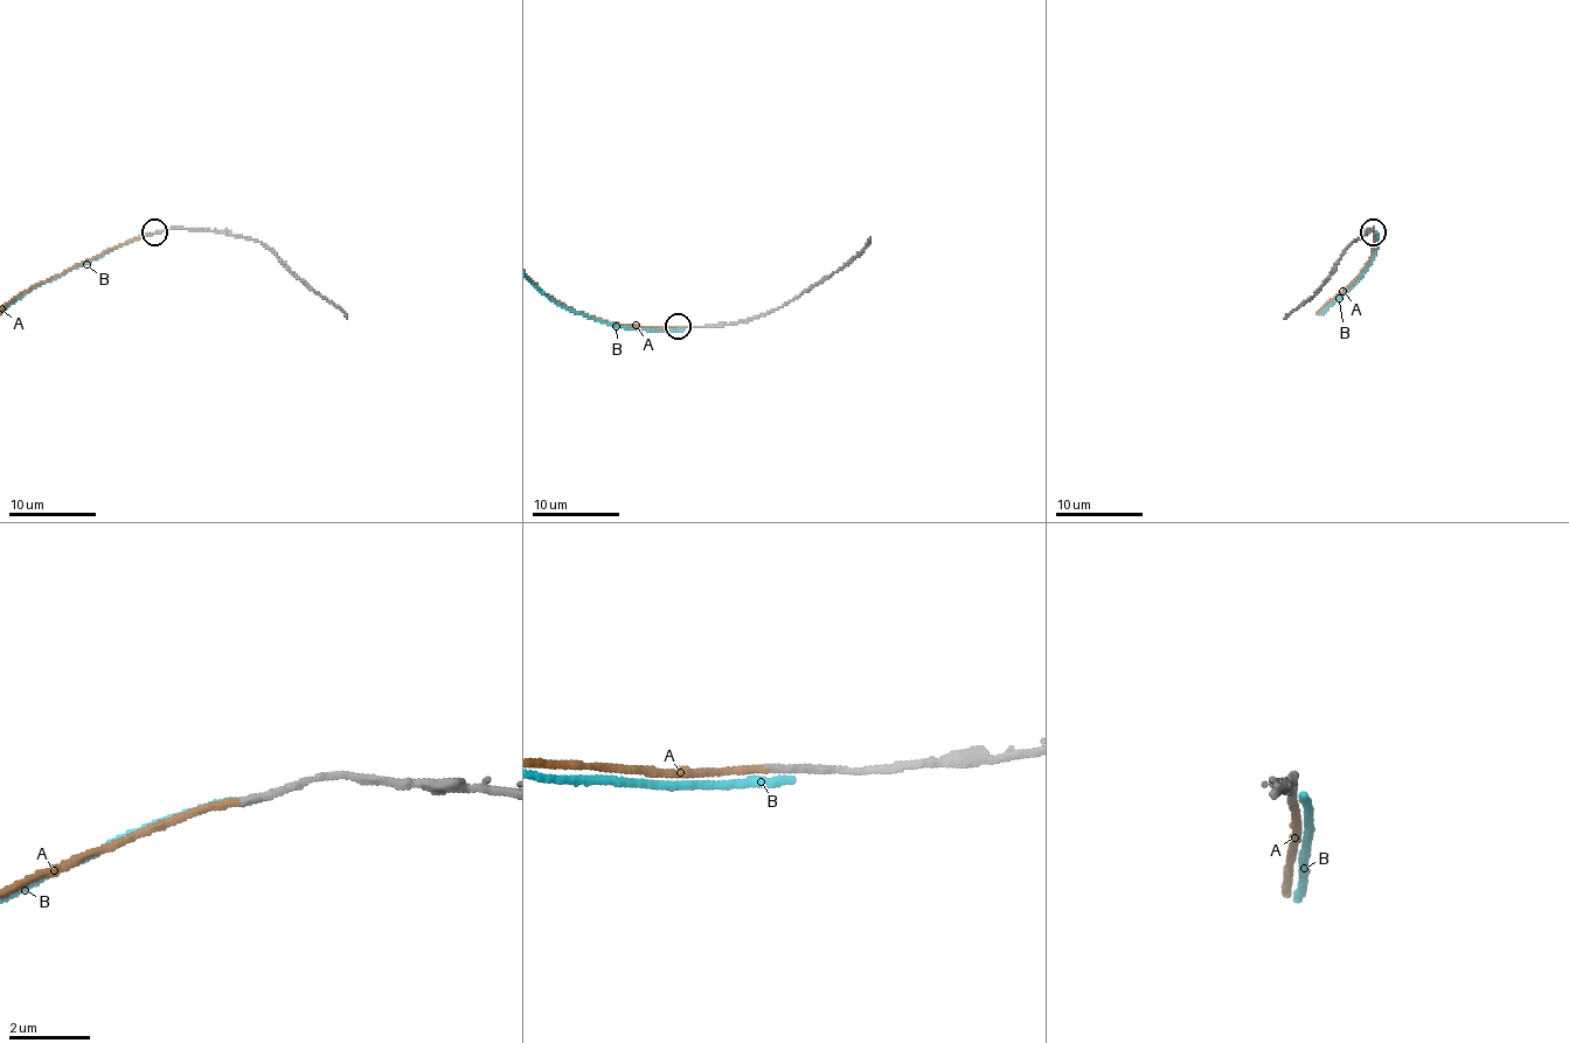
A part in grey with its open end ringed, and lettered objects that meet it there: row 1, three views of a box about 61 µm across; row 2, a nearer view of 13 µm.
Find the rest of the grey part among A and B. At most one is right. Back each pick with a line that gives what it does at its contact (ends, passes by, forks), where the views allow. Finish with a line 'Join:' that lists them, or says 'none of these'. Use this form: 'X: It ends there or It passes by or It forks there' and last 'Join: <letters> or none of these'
A: It ends there
Join: A

